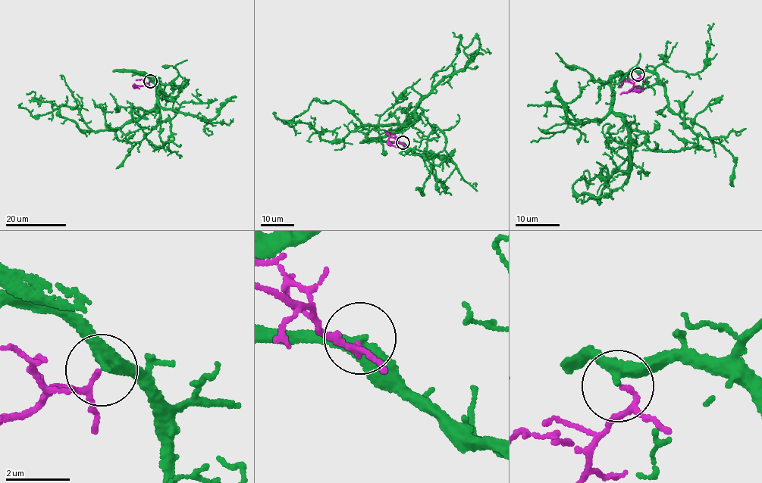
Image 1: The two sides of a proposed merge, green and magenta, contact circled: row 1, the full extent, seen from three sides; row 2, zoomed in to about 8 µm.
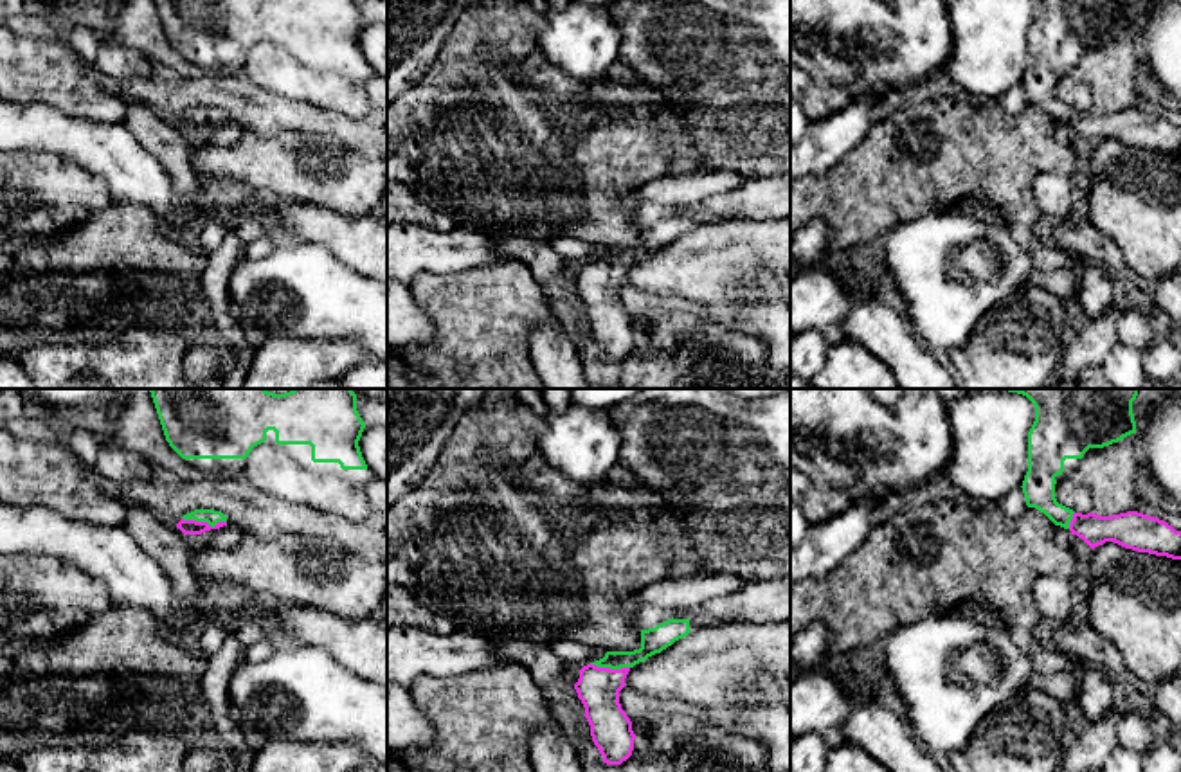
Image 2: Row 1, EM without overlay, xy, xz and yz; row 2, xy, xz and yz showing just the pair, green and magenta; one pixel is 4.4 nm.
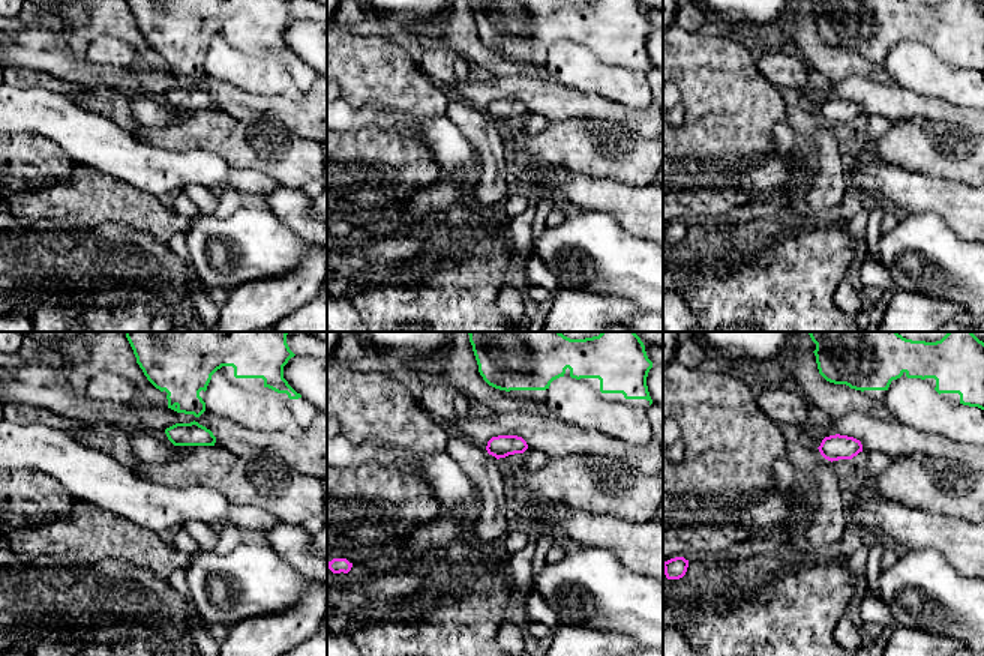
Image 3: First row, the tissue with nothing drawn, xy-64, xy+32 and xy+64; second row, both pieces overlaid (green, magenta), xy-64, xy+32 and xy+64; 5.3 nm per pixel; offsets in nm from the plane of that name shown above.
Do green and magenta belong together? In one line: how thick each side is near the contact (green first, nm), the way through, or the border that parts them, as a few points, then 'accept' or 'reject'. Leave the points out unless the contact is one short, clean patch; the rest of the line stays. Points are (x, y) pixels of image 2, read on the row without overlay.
70 nm thick on the green side, 60 nm on the other; runs through xy (211, 114), (204, 117), (186, 123); accept

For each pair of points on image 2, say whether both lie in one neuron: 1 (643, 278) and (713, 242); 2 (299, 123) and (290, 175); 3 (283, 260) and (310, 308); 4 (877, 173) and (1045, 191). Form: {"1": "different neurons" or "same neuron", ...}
{"1": "same neuron", "2": "different neurons", "3": "same neuron", "4": "different neurons"}

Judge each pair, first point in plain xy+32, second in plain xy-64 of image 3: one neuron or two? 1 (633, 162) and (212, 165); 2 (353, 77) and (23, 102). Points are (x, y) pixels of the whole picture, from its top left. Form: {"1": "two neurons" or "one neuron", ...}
{"1": "two neurons", "2": "two neurons"}

